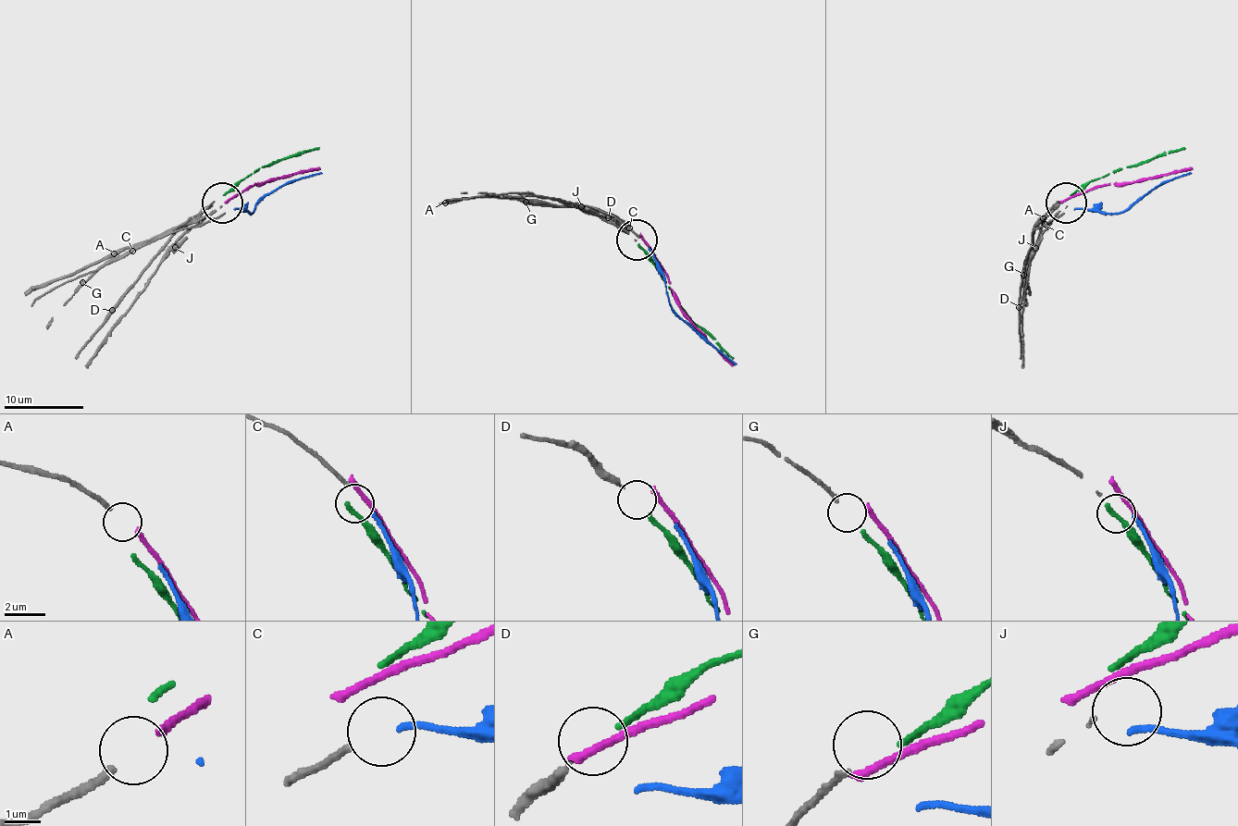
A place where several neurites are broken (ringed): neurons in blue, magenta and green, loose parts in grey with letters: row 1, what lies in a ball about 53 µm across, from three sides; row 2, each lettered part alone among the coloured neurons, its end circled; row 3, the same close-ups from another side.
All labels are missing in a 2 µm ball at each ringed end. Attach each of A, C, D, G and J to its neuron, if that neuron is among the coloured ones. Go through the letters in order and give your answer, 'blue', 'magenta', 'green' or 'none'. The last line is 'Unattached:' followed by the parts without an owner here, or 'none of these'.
A: magenta
C: blue
D: green
G: none
J: none
Unattached: G, J

